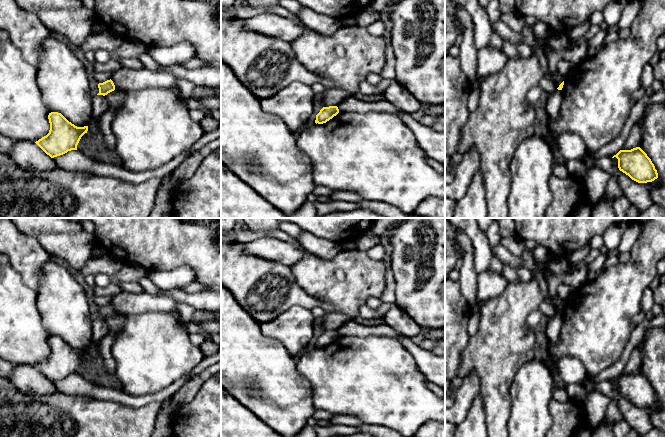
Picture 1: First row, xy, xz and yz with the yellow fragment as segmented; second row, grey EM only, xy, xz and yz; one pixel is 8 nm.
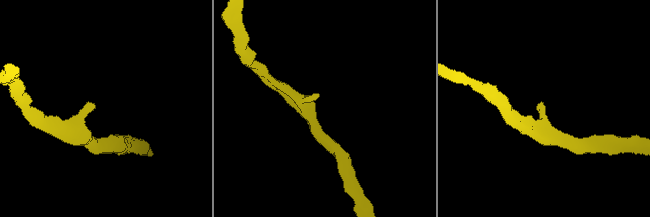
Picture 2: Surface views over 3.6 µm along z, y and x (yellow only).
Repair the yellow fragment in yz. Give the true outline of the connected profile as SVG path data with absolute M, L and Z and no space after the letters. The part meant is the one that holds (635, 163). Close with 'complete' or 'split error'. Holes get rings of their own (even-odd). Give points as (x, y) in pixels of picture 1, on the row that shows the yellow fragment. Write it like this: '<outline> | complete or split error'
M640 147L620 150L614 157L618 159L619 170L638 183L652 182L658 178L654 164Z | complete

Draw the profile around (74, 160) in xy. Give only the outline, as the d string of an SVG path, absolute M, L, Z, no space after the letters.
M190 149L185 150L167 165L156 170L143 172L133 172L123 166L116 164L104 163L94 158L91 158L79 150L71 150L67 153L54 157L53 160L57 168L69 171L85 171L101 176L111 176L116 179L138 185L153 177L163 178L171 173L190 155Z

